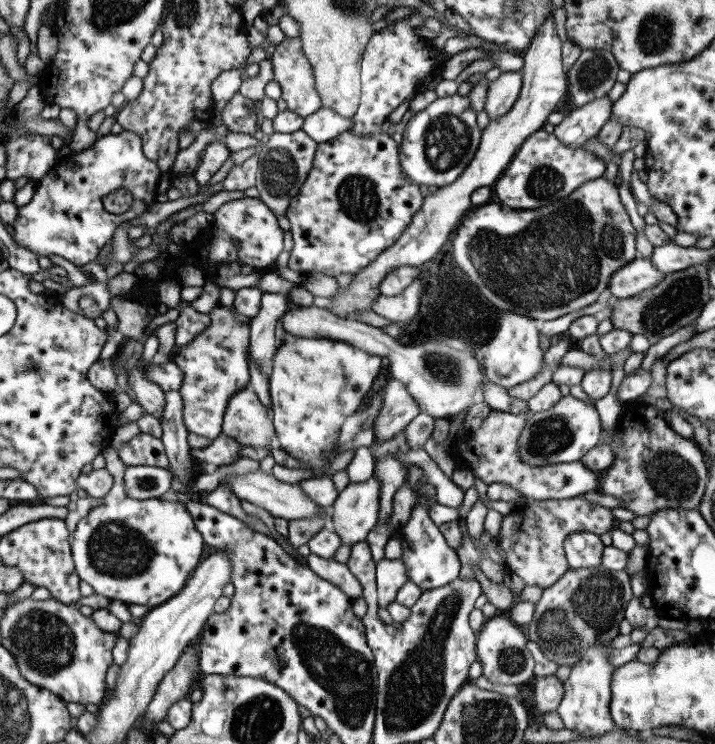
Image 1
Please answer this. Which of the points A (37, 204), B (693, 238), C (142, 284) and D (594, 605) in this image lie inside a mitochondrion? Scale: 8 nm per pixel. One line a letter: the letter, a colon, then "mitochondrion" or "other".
A: other
B: other
C: other
D: mitochondrion

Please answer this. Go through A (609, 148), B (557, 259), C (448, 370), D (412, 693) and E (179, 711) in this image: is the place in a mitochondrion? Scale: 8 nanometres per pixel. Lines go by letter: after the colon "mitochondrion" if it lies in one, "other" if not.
A: other
B: mitochondrion
C: mitochondrion
D: mitochondrion
E: other

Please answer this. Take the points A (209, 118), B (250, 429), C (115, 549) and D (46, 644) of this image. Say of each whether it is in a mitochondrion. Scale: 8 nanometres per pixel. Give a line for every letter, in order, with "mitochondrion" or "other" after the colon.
A: other
B: mitochondrion
C: mitochondrion
D: mitochondrion

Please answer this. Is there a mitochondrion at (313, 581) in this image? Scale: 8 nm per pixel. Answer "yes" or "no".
no

